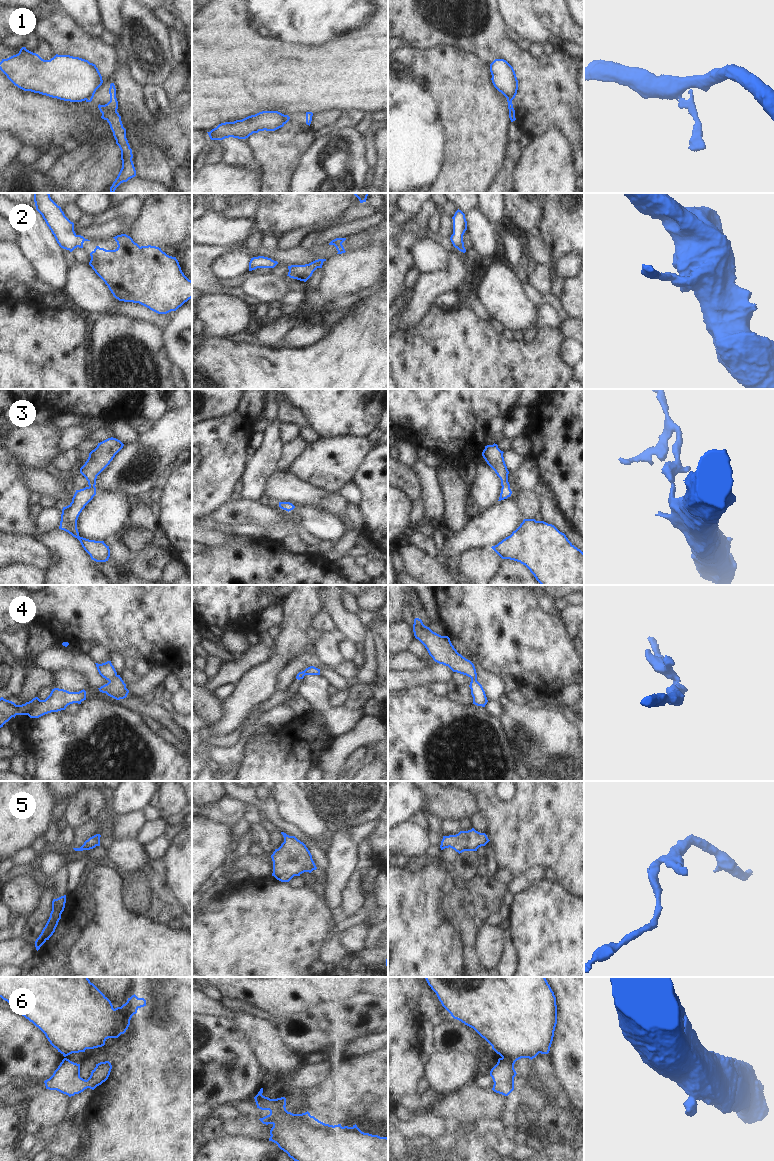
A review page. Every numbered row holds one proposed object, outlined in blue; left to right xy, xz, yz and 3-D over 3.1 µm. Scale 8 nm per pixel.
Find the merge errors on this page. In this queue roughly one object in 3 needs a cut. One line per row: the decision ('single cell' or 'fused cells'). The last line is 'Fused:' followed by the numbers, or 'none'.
1: fused cells
2: single cell
3: single cell
4: fused cells
5: single cell
6: fused cells
Fused: 1, 4, 6

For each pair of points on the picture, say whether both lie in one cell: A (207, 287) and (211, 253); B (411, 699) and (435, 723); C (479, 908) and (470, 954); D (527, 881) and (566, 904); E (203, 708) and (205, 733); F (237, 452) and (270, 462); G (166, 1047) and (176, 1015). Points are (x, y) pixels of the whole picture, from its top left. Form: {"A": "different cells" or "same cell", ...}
{"A": "same cell", "B": "same cell", "C": "same cell", "D": "different cells", "E": "different cells", "F": "different cells", "G": "different cells"}

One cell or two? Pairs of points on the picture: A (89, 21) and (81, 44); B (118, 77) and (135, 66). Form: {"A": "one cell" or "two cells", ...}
{"A": "two cells", "B": "two cells"}

